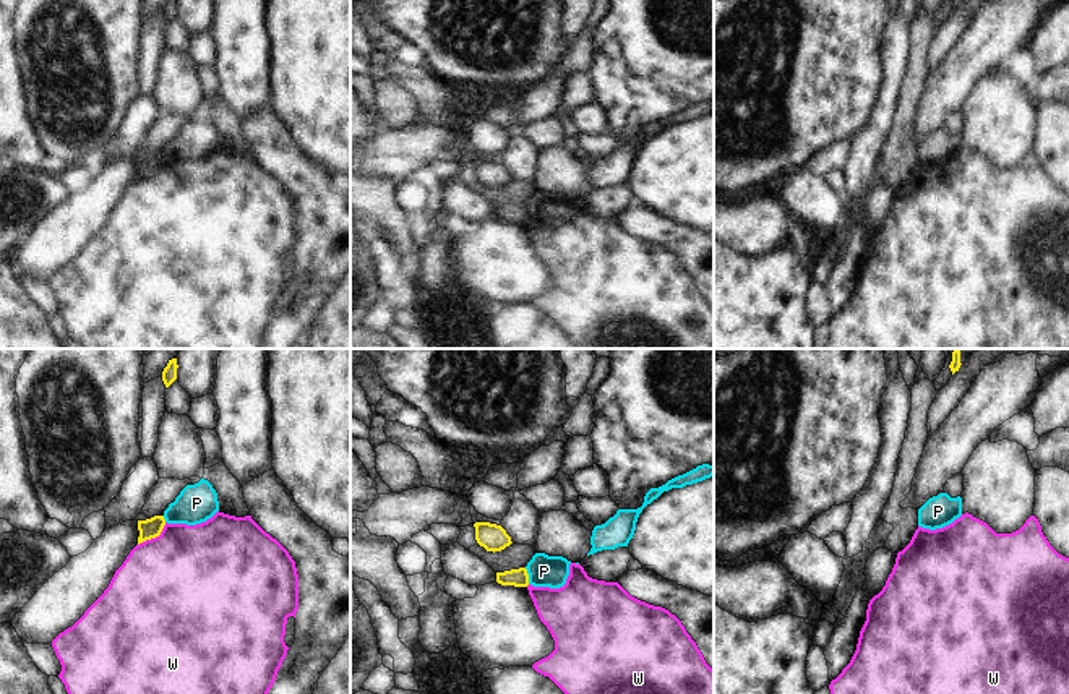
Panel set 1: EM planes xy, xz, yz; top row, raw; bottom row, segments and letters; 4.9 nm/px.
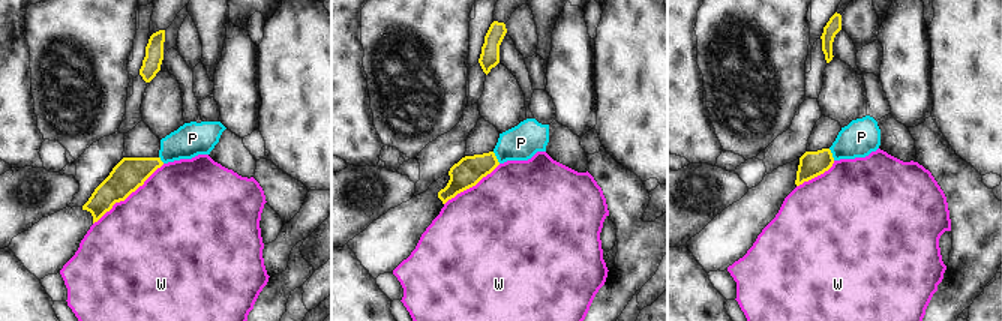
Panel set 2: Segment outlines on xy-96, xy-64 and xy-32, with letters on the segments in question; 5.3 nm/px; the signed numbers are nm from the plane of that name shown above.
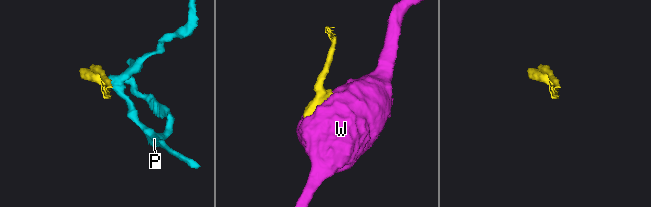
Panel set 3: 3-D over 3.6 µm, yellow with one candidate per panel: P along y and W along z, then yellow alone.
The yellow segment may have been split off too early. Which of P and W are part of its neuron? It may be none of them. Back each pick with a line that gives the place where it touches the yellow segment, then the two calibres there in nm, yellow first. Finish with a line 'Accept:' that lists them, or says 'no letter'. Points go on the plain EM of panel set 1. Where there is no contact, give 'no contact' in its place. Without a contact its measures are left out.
Accept: no letter

